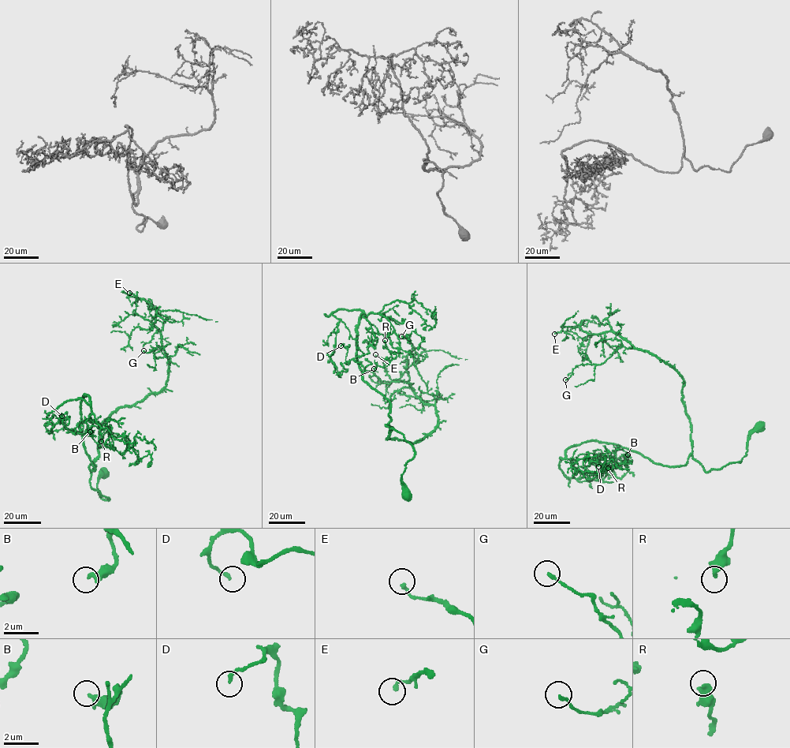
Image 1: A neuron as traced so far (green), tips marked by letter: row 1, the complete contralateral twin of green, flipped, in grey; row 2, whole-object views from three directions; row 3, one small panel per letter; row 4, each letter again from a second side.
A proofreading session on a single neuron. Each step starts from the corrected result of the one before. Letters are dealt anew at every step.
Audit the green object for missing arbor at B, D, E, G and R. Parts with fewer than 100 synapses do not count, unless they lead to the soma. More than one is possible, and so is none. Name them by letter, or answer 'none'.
none

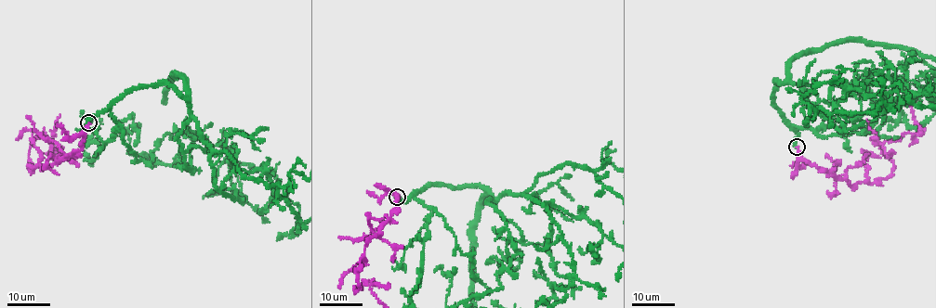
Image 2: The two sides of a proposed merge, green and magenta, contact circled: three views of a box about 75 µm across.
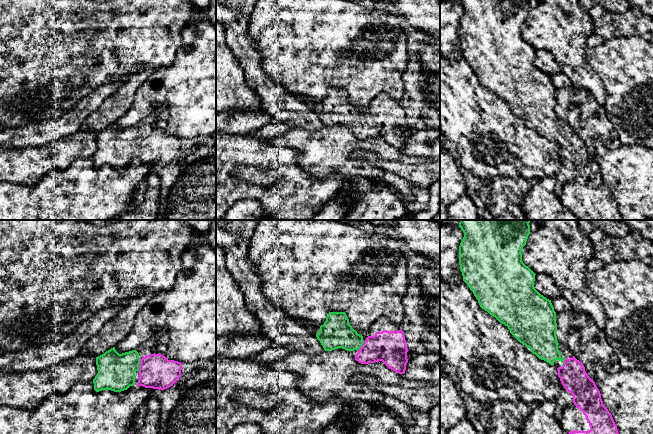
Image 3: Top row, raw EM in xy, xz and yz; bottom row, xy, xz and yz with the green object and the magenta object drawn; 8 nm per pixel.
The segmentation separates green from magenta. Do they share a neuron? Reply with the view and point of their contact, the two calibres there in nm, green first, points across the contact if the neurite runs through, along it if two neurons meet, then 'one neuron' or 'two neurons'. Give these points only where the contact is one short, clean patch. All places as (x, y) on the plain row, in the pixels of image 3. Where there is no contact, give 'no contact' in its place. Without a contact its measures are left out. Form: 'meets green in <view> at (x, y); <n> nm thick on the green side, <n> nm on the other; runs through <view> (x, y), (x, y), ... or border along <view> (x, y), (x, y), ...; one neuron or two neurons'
meets green in xy at (138, 141); 300 nm thick on the green side, 280 nm on the other; one neuron

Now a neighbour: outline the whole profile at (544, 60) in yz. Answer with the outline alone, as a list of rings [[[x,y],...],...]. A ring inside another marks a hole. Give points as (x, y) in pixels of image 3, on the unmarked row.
[[[538,49],[535,51],[534,64],[549,76],[561,72],[554,56],[544,49]]]

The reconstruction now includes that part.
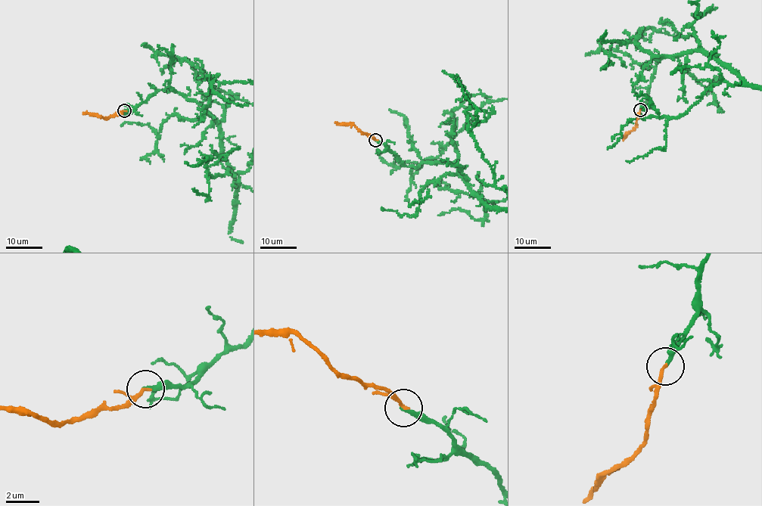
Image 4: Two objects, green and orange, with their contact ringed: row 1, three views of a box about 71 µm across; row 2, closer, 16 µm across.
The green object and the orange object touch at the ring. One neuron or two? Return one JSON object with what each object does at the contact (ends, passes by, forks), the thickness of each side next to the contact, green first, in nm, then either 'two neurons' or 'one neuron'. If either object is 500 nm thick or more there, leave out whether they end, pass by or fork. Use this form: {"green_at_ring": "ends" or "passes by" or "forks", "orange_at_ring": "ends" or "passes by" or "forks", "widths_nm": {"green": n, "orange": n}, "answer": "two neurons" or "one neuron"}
{"green_at_ring": "ends", "orange_at_ring": "ends", "widths_nm": {"green": 220, "orange": 200}, "answer": "one neuron"}

